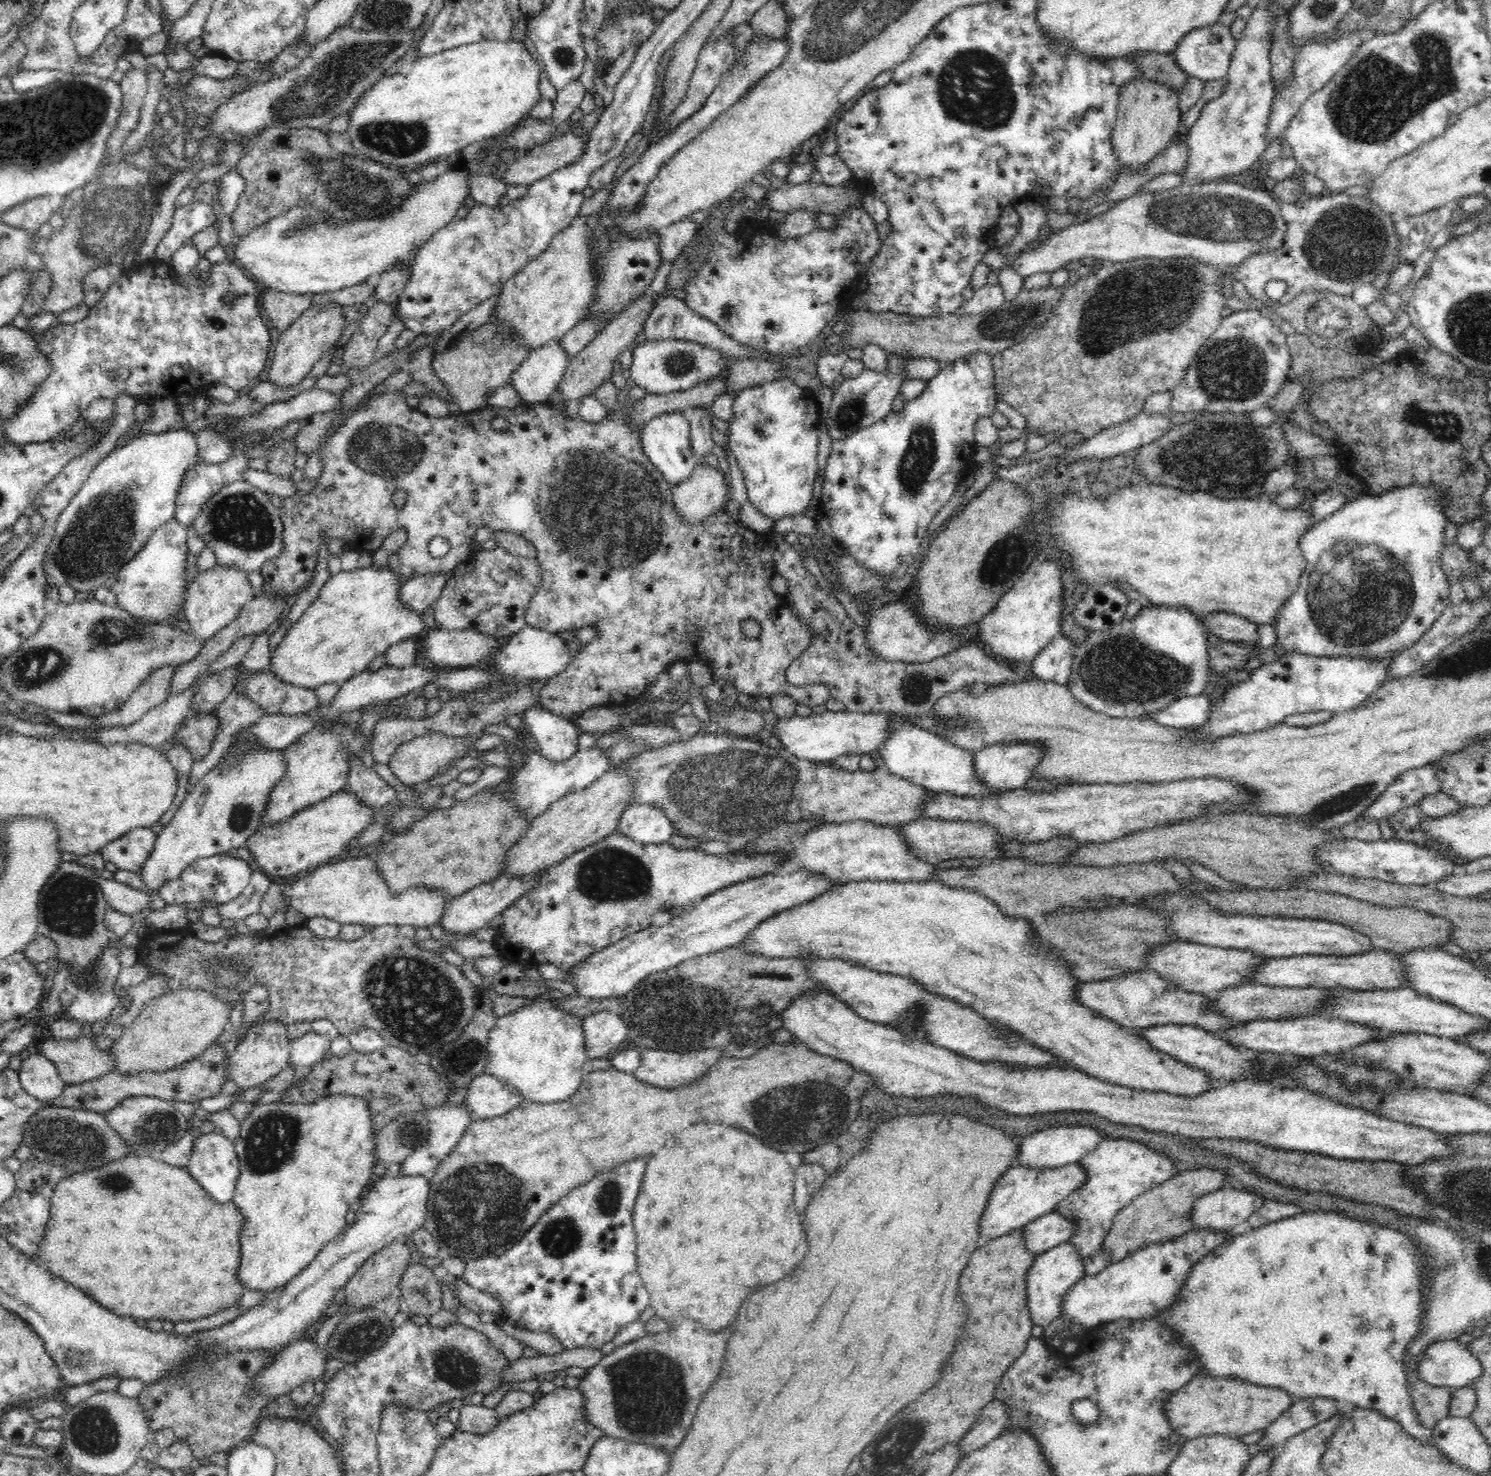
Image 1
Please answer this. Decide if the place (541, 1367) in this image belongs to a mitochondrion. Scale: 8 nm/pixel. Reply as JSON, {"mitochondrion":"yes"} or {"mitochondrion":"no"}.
{"mitochondrion":"no"}

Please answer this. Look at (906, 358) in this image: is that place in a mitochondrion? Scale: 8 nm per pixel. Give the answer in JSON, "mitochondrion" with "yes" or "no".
{"mitochondrion":"no"}

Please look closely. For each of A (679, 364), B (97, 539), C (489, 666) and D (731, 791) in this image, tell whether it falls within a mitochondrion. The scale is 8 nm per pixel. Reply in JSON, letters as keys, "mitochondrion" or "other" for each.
{"A":"mitochondrion","B":"mitochondrion","C":"other","D":"mitochondrion"}

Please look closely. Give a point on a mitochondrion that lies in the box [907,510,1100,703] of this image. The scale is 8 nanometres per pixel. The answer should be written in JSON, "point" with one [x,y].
{"point":[1007,554]}

